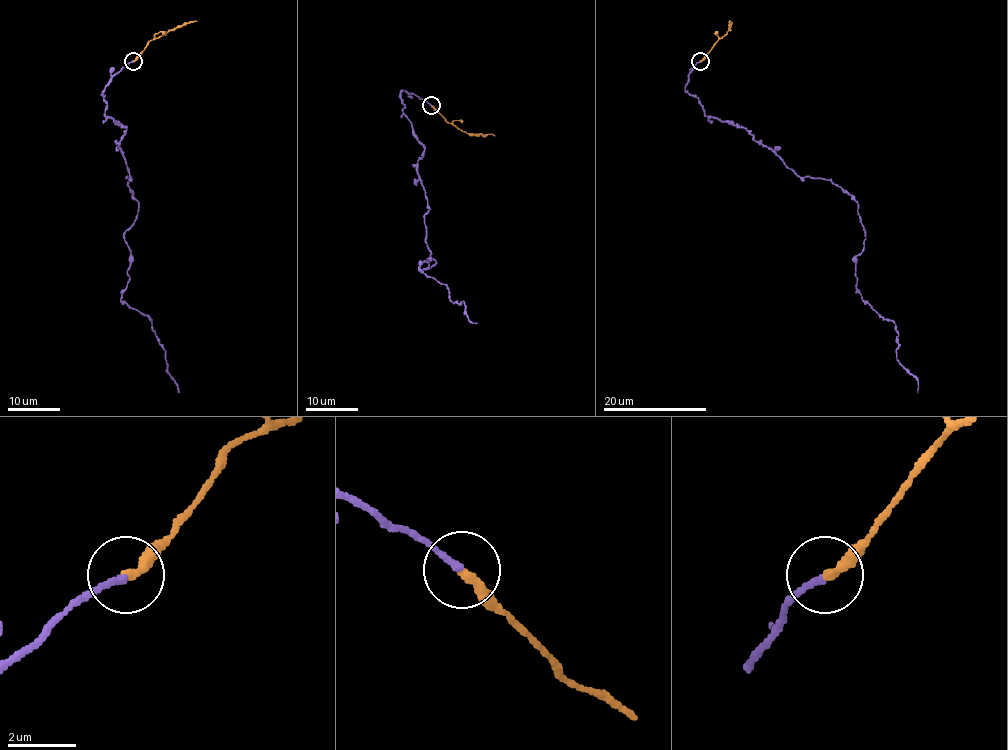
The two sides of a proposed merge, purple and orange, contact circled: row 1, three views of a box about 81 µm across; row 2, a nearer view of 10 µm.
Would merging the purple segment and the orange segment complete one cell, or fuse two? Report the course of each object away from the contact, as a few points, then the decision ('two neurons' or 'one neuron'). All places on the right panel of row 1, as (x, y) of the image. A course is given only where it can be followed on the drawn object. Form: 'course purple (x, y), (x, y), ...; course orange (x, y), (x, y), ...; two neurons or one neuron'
course purple (700, 61), (685, 90), (705, 114), (857, 204), (856, 287), (895, 325), (896, 360), (917, 392); course orange (700, 61), (729, 30), (730, 21); one neuron

